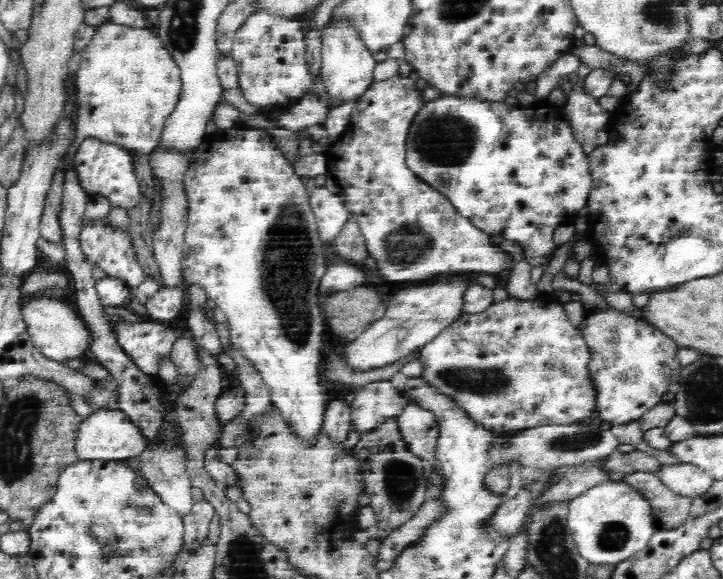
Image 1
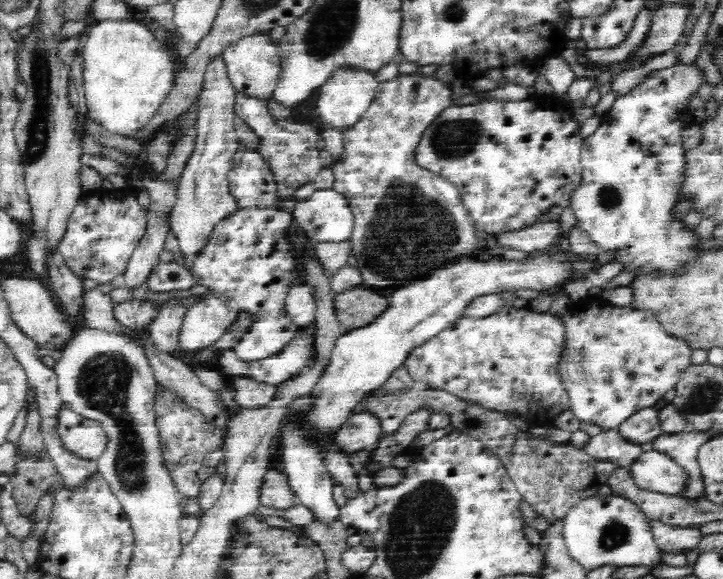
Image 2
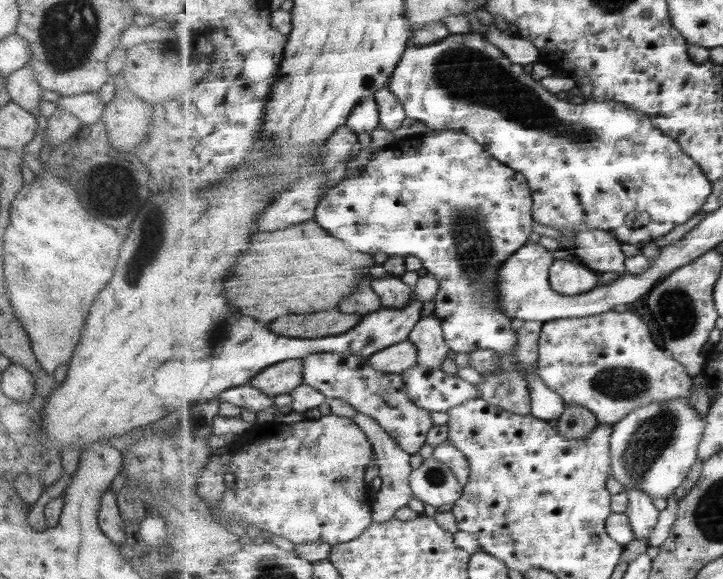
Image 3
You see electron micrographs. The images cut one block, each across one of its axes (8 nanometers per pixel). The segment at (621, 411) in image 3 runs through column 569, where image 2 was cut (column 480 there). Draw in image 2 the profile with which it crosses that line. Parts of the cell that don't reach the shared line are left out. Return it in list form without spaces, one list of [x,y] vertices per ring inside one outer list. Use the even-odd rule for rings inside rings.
[[[509,302],[486,318],[460,317],[436,337],[412,350],[403,366],[418,386],[445,390],[461,400],[492,411],[504,414],[511,412],[522,418],[529,427],[548,427],[558,414],[569,411],[568,393],[562,387],[560,375],[556,371],[564,348],[565,329],[561,319],[548,311],[535,313],[529,307],[517,309]]]

